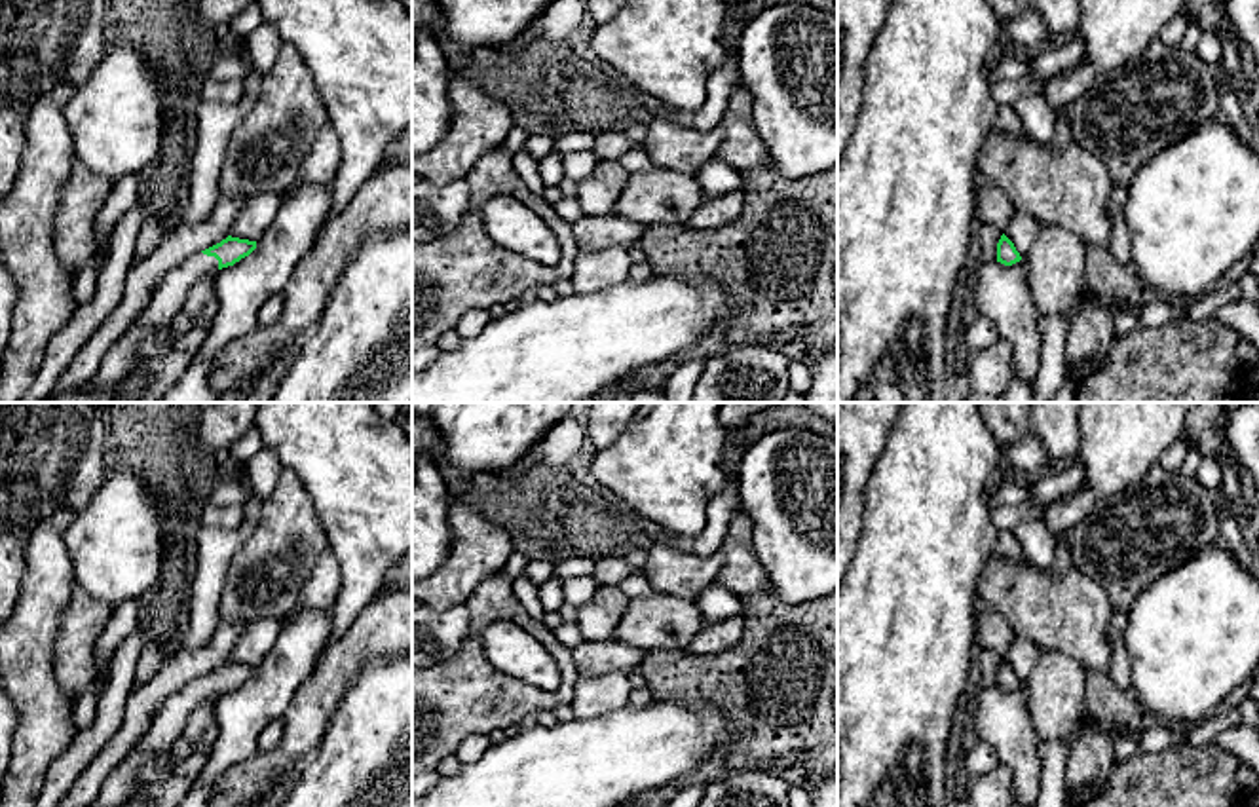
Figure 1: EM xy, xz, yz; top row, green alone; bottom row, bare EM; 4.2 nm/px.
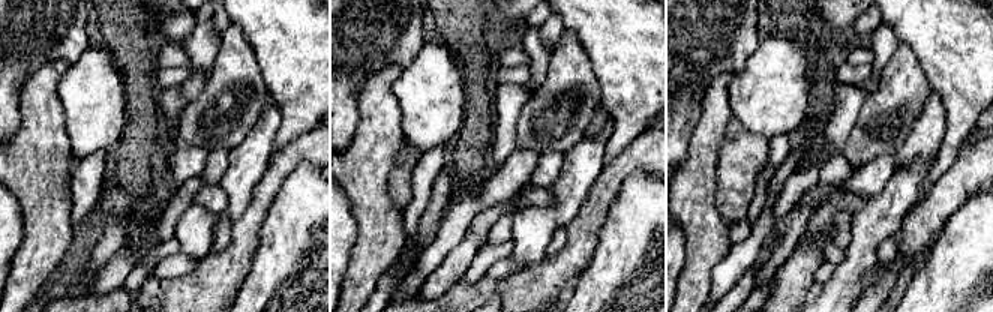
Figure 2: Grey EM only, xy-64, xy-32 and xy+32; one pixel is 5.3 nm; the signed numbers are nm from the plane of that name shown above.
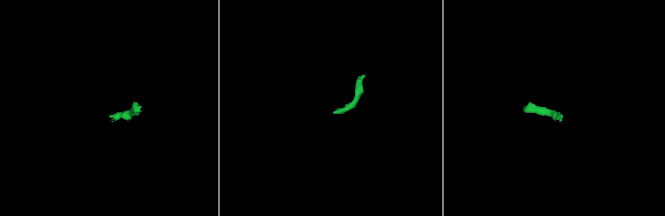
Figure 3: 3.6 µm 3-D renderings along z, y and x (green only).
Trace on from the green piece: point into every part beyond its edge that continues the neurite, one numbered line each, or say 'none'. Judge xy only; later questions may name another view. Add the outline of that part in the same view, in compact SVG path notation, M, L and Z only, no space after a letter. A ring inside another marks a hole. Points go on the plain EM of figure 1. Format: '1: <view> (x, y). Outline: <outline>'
1: xy (168, 726). Outline: M196 678L173 693L142 741L106 777L91 807L122 807L137 790L139 769L167 752L182 737L192 710L209 697L218 697L218 685L203 678Z

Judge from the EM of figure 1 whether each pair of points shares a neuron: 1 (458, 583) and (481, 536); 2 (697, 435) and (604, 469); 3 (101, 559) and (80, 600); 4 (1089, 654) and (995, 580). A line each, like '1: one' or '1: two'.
1: one
2: one
3: two
4: one

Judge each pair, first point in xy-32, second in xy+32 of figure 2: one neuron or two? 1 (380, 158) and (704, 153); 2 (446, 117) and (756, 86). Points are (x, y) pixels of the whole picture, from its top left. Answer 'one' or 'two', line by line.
1: one
2: one

